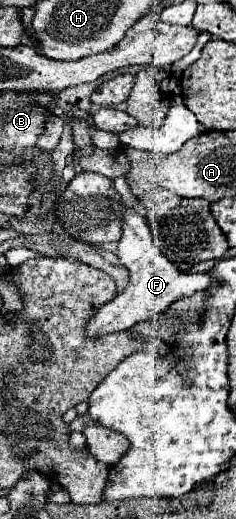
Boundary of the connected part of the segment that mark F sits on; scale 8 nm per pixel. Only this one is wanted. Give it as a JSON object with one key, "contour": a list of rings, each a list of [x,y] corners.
{"contour":[[[123,203],[123,237],[117,243],[117,257],[121,265],[129,269],[131,281],[123,293],[119,293],[113,301],[105,303],[101,311],[97,311],[91,317],[87,325],[87,337],[101,337],[121,329],[129,329],[143,319],[151,319],[163,313],[175,301],[191,297],[199,291],[207,291],[209,287],[213,287],[213,283],[217,283],[217,279],[211,279],[207,273],[183,273],[173,263],[163,263],[165,257],[161,255],[161,251],[157,251],[157,245],[153,243],[153,235],[149,231],[145,217],[139,215],[135,209],[125,207],[125,203]]]}

